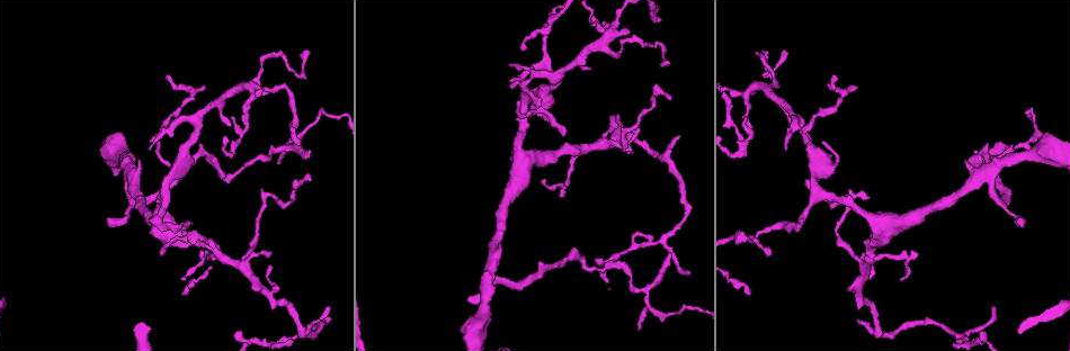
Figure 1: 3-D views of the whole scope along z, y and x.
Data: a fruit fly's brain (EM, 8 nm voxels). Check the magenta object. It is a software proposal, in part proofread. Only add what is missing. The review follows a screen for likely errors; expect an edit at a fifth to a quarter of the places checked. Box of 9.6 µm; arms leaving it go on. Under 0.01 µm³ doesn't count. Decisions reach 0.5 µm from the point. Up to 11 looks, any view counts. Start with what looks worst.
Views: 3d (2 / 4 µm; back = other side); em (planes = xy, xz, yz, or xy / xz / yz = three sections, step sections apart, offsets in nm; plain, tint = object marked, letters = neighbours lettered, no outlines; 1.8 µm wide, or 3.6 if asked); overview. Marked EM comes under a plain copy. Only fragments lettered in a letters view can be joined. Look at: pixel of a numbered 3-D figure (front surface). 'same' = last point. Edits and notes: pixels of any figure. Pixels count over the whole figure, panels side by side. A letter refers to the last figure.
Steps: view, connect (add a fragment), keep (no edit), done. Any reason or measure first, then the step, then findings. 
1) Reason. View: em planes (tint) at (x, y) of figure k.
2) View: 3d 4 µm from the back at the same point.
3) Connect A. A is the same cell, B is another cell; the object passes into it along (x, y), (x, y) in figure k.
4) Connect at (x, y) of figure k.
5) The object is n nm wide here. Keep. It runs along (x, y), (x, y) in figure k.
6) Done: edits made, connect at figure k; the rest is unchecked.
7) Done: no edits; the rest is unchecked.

Tapers out. View: em xy step 16 (letters) at (309, 152) of figure 1.

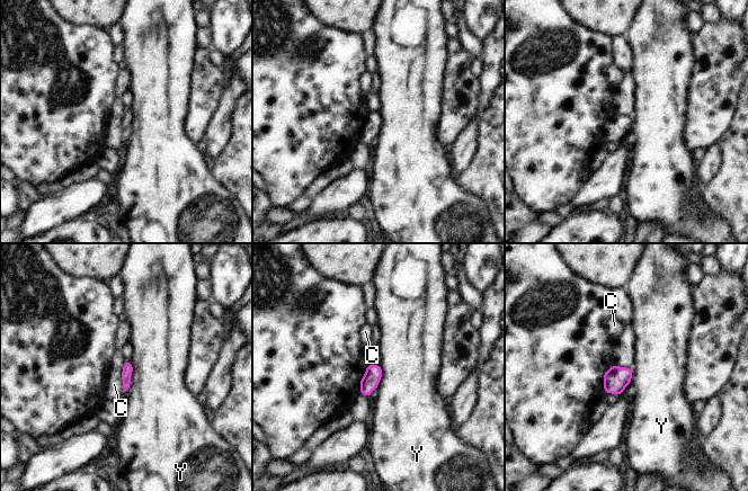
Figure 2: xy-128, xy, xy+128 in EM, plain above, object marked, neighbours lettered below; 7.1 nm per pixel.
Keep. C and Y are other cells; a border runs along (131, 362), (131, 383), (125, 391) in figure 2; none of them fits.

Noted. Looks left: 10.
Free end. View: em planes (letters) at (980, 335) of figure 1.

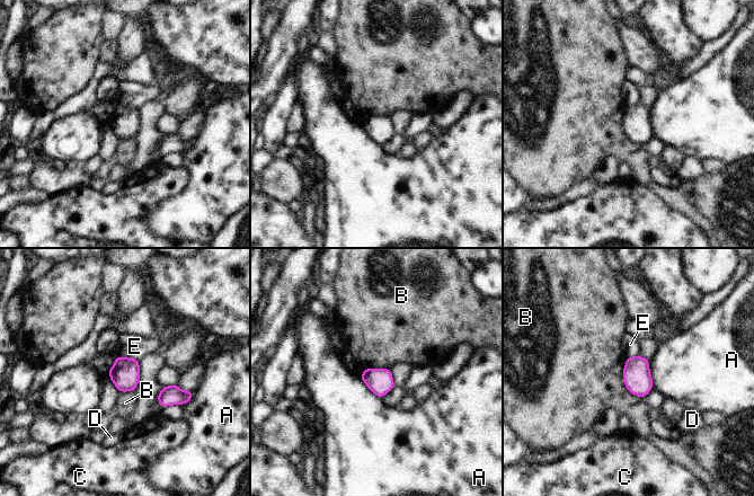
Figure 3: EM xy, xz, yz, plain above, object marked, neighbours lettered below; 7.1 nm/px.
Keep. A, B, C, D and E are other cells; no lettered fragment goes on from it.

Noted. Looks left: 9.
Sharp bend. View: 3d 4 µm at (296, 186) of figure 1.

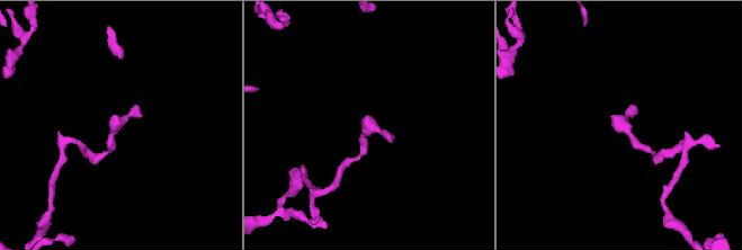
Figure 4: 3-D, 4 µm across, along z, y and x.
View: em planes (letters) at (116, 126) of figure 4.

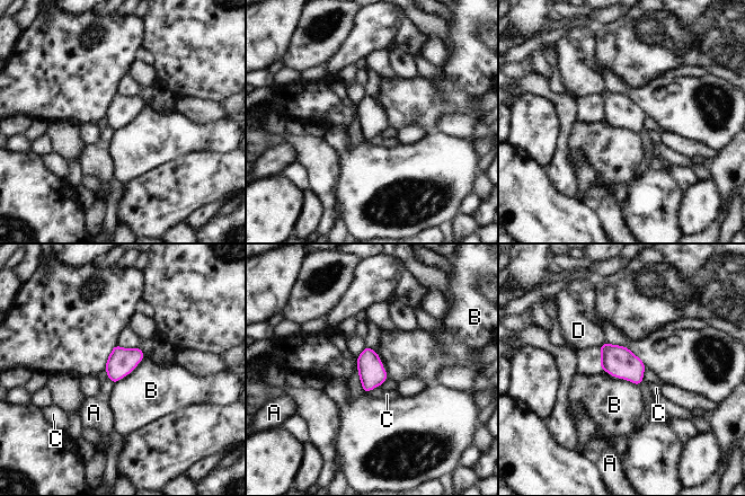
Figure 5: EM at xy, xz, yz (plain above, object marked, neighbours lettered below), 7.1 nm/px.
Connect D. D is the same cell, A, B and C are other cells; the object passes into it along (618, 361), (602, 345), (578, 330) in figure 5; the neuron continues.

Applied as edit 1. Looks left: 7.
A fork. View: em planes (letters) at (626, 136) of figure 1.

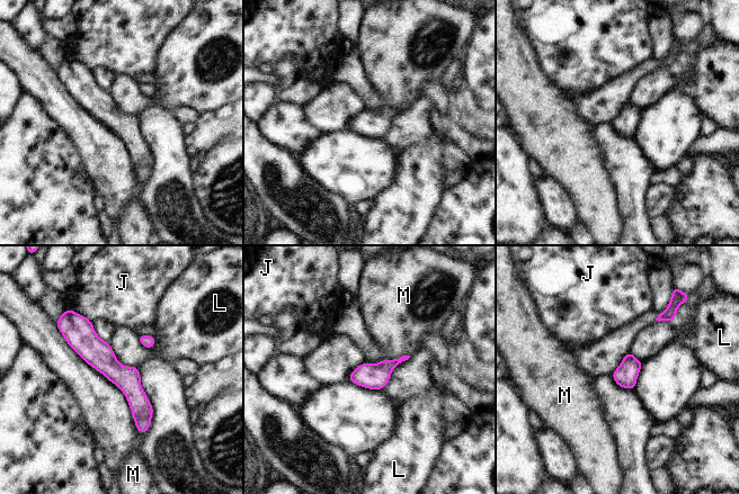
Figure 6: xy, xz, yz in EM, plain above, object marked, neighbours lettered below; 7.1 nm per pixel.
The longest contact is with J, 190 nm. Keep. J, L and M are other cells; a border runs along (409, 355), (386, 359) in figure 6; no lettered fragment goes on from it.

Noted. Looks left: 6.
Done: edits made, connect at figure 5; the rest is unchecked.

